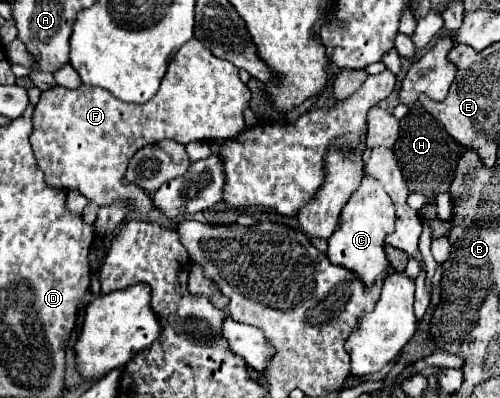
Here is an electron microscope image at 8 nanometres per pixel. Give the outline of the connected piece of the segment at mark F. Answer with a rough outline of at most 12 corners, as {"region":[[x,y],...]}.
{"region":[[193,38],[145,106],[55,86],[31,146],[49,186],[151,214],[133,154],[247,130],[251,92]]}

